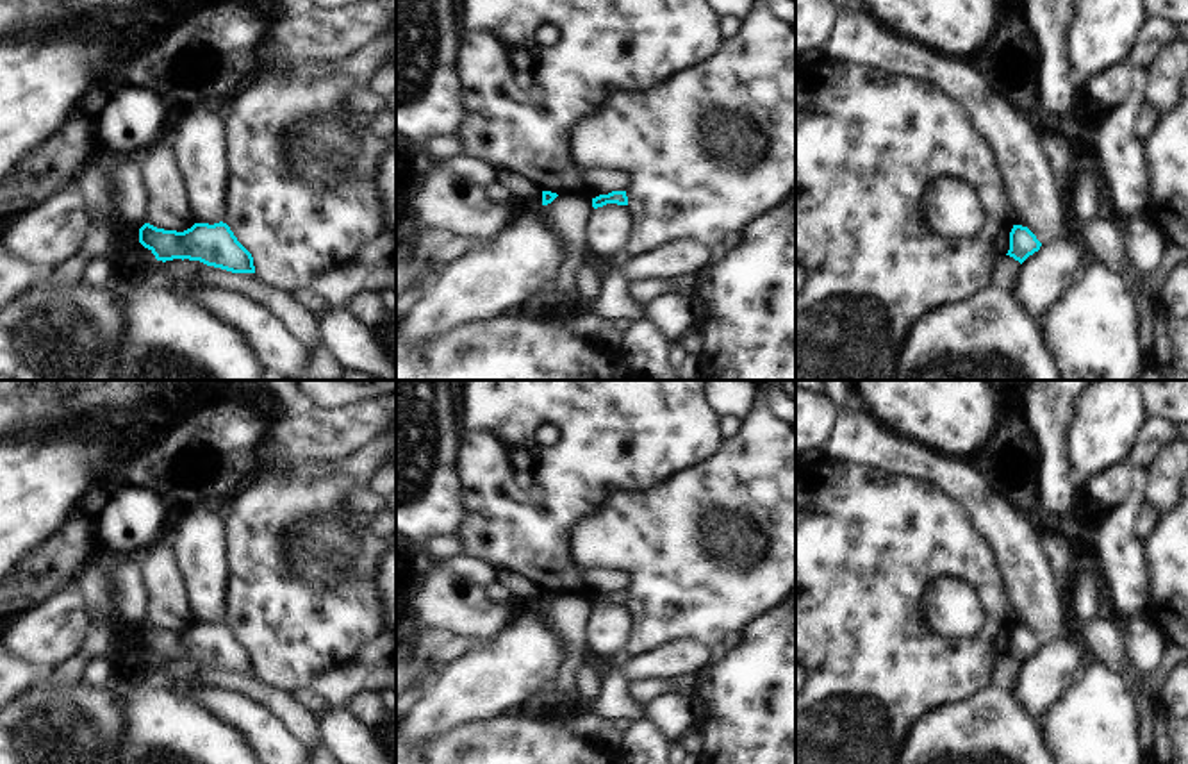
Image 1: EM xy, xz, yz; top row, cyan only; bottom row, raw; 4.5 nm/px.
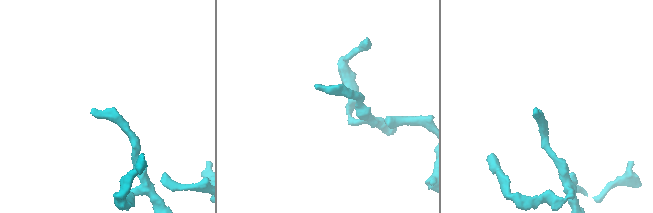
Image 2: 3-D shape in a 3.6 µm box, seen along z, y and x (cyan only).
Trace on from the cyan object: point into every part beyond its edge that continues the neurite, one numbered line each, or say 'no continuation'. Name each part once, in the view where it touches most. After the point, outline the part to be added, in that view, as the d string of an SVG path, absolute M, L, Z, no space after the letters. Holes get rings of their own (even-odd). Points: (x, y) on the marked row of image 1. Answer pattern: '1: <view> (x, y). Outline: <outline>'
no continuation.

